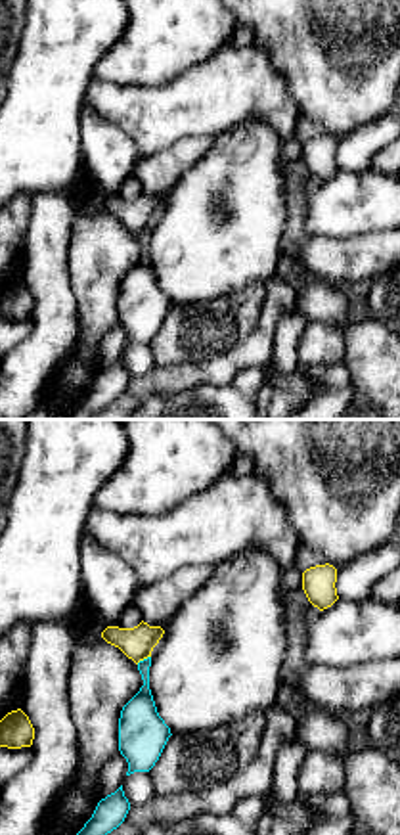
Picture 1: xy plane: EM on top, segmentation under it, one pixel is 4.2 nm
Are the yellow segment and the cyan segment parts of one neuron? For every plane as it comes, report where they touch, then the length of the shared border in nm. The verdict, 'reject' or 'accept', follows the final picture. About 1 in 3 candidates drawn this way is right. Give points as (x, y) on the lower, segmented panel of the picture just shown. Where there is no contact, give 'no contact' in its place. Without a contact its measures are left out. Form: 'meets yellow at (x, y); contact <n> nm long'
meets yellow at (142, 659); contact 70 nm long

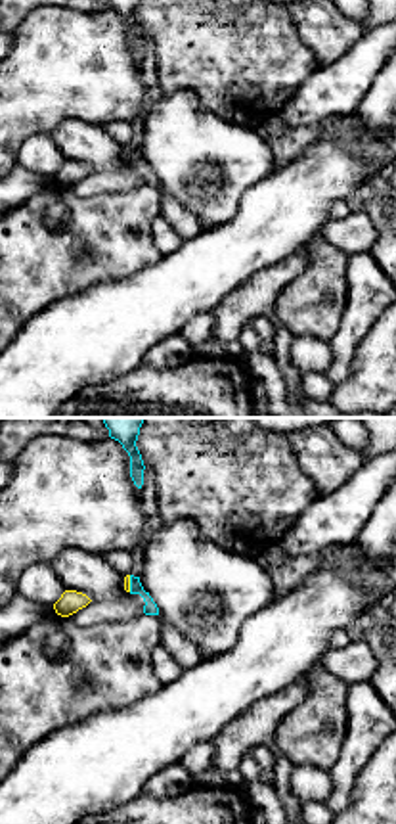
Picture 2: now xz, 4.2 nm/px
meets yellow at (129, 583); contact 70 nm long

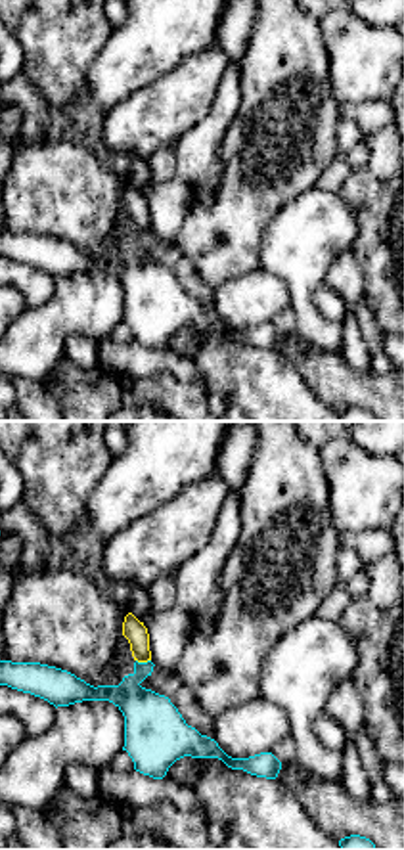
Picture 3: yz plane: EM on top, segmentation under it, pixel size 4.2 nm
meets yellow at (144, 661); contact 60 nm long

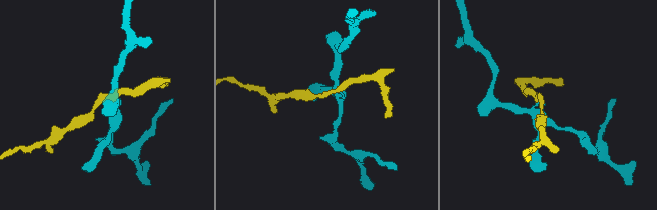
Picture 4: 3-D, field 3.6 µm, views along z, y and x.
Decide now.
reject

